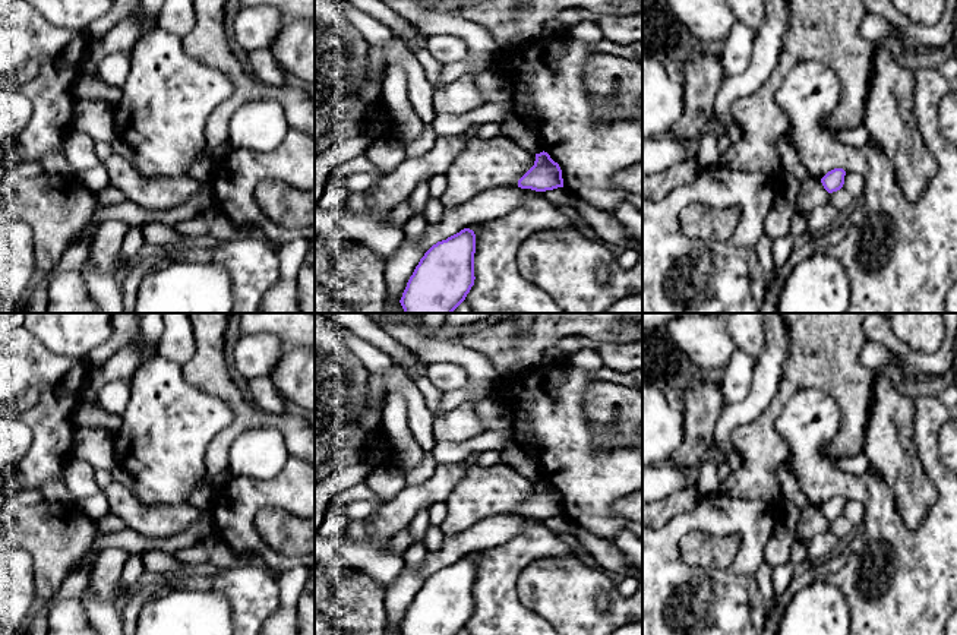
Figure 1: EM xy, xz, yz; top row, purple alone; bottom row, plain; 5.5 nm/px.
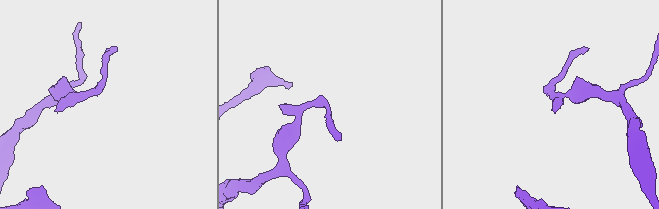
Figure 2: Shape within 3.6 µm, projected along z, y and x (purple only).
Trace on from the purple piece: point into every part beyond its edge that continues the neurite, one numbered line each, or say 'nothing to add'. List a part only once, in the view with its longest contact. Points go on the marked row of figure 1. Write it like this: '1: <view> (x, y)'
nothing to add

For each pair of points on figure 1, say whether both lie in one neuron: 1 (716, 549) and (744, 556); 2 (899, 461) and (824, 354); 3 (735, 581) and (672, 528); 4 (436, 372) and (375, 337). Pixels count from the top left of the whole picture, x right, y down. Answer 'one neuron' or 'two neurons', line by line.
1: two neurons
2: two neurons
3: one neuron
4: two neurons

